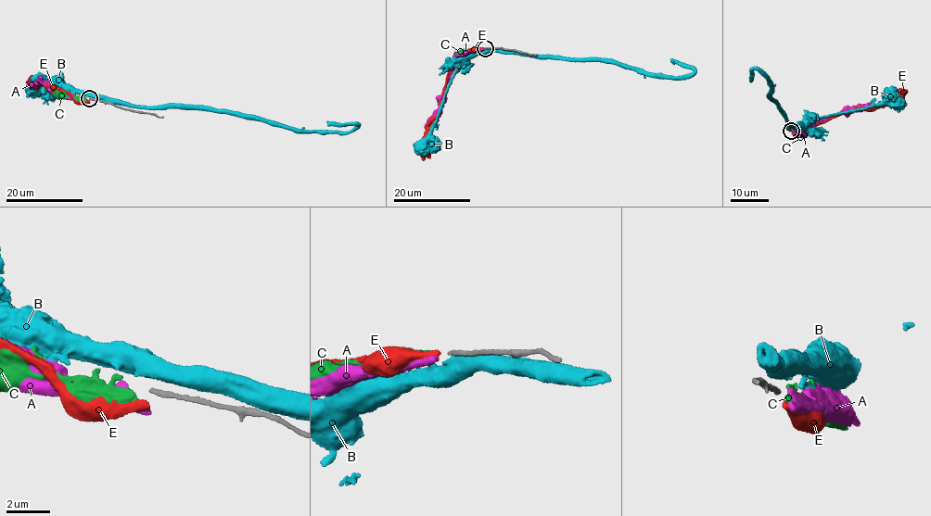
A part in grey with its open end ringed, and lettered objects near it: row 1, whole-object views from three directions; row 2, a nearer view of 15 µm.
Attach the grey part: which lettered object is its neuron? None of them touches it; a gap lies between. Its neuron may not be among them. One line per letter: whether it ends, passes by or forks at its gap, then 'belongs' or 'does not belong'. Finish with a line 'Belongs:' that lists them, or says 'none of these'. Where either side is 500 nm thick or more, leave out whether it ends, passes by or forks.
A: it ends there; does not belong
B: does not belong
C: it ends there; does not belong
E: it ends there; does not belong
Belongs: none of these

